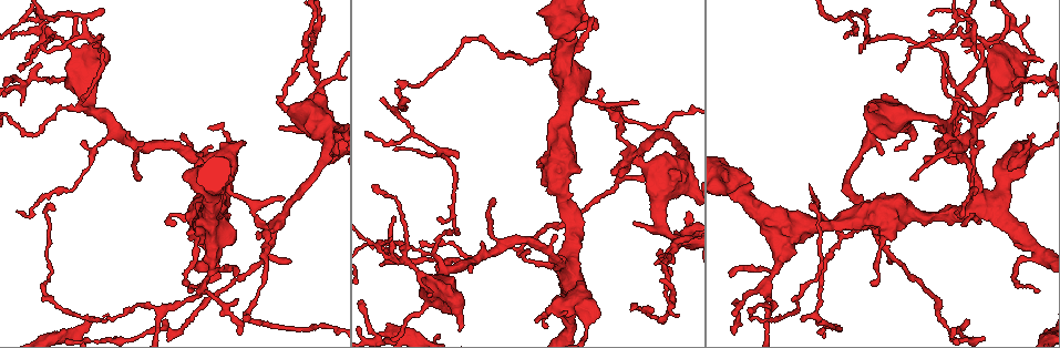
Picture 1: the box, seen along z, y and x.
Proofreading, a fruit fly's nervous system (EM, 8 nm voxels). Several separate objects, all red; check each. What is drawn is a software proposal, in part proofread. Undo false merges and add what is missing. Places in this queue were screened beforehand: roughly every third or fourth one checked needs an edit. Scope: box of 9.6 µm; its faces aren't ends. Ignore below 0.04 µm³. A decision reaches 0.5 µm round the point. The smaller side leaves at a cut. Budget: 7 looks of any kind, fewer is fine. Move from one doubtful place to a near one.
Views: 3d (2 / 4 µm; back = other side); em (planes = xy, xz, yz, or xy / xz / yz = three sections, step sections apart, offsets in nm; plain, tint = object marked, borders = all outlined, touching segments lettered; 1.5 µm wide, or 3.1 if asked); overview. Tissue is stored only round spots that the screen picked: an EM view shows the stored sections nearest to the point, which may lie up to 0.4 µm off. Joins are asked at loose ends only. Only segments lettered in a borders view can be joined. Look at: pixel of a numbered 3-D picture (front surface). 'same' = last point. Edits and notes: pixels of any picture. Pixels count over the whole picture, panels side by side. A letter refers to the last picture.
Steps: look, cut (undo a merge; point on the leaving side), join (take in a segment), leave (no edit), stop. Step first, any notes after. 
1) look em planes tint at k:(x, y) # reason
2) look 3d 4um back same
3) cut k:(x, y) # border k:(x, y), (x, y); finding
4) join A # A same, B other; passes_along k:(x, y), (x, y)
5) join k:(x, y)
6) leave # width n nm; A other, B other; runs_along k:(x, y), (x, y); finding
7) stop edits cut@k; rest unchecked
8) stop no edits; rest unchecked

look em planes borders at 1:(40, 44) # tapers out

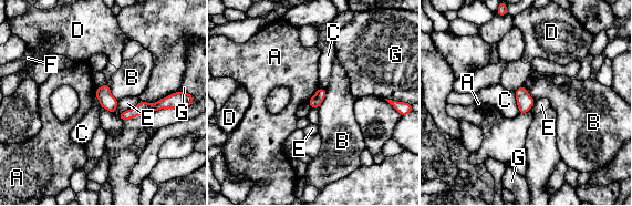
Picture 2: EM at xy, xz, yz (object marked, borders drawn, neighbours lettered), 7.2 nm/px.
leave # A other, B other, C other, D other, E other, F other, G other; border 2:(319, 88), (307, 102); no lettered segment goes on from it

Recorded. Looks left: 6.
look em yz step 8 borders at 1:(393, 219) # an open end

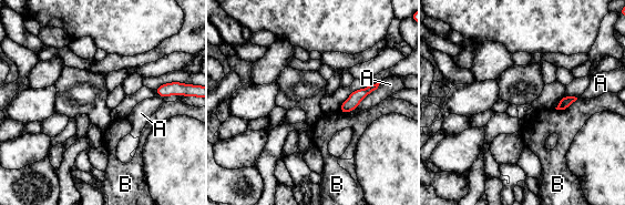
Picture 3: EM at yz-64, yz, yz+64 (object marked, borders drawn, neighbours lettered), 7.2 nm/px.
leave # A other, B other; runs_along 3:(205, 89), (159, 91); none of them fits

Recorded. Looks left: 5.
look em xz step 8 borders at 1:(984, 45) # narrows sharply

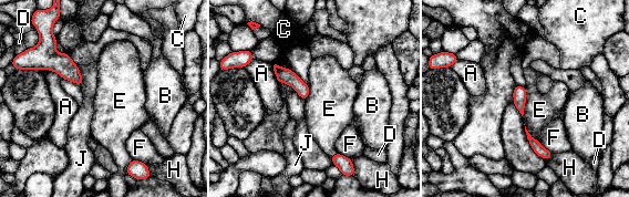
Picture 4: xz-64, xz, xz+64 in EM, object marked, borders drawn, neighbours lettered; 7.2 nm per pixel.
leave # width 110 nm; A other, B other, C other, D other, E other, F other, H other, J other; runs_along 4:(275, 65), (305, 95); all the same neuron

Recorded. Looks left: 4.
stop no edits; rest unchecked

